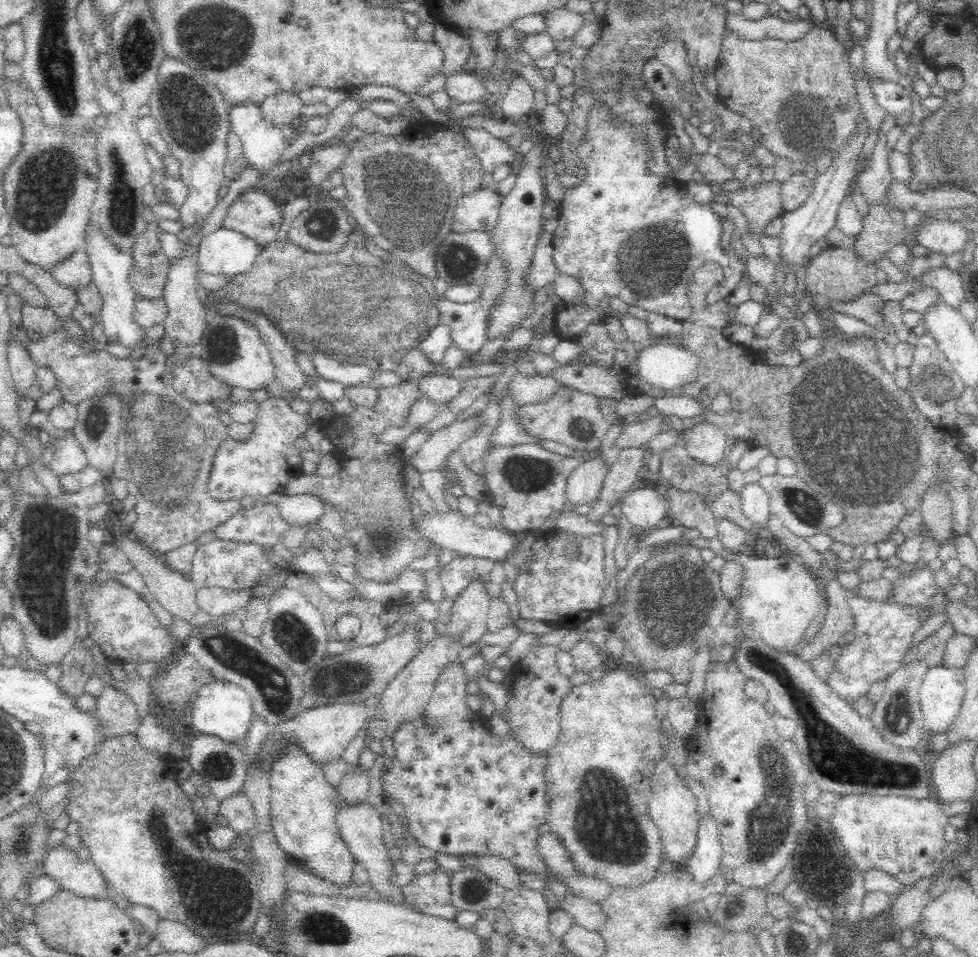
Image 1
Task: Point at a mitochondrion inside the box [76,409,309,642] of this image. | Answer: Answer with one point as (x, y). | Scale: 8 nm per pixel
(166, 481)

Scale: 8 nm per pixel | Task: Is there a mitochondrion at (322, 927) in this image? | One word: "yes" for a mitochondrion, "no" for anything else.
yes

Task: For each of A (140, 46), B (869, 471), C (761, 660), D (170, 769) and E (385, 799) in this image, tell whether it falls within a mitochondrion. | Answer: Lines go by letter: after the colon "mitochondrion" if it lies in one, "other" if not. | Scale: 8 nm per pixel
A: mitochondrion
B: mitochondrion
C: mitochondrion
D: other
E: other

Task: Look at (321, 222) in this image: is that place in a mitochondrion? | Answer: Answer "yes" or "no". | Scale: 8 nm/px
yes

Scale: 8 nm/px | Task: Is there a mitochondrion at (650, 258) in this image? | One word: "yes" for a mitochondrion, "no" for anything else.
yes

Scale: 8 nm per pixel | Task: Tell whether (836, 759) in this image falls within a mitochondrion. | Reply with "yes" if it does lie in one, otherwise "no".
yes

